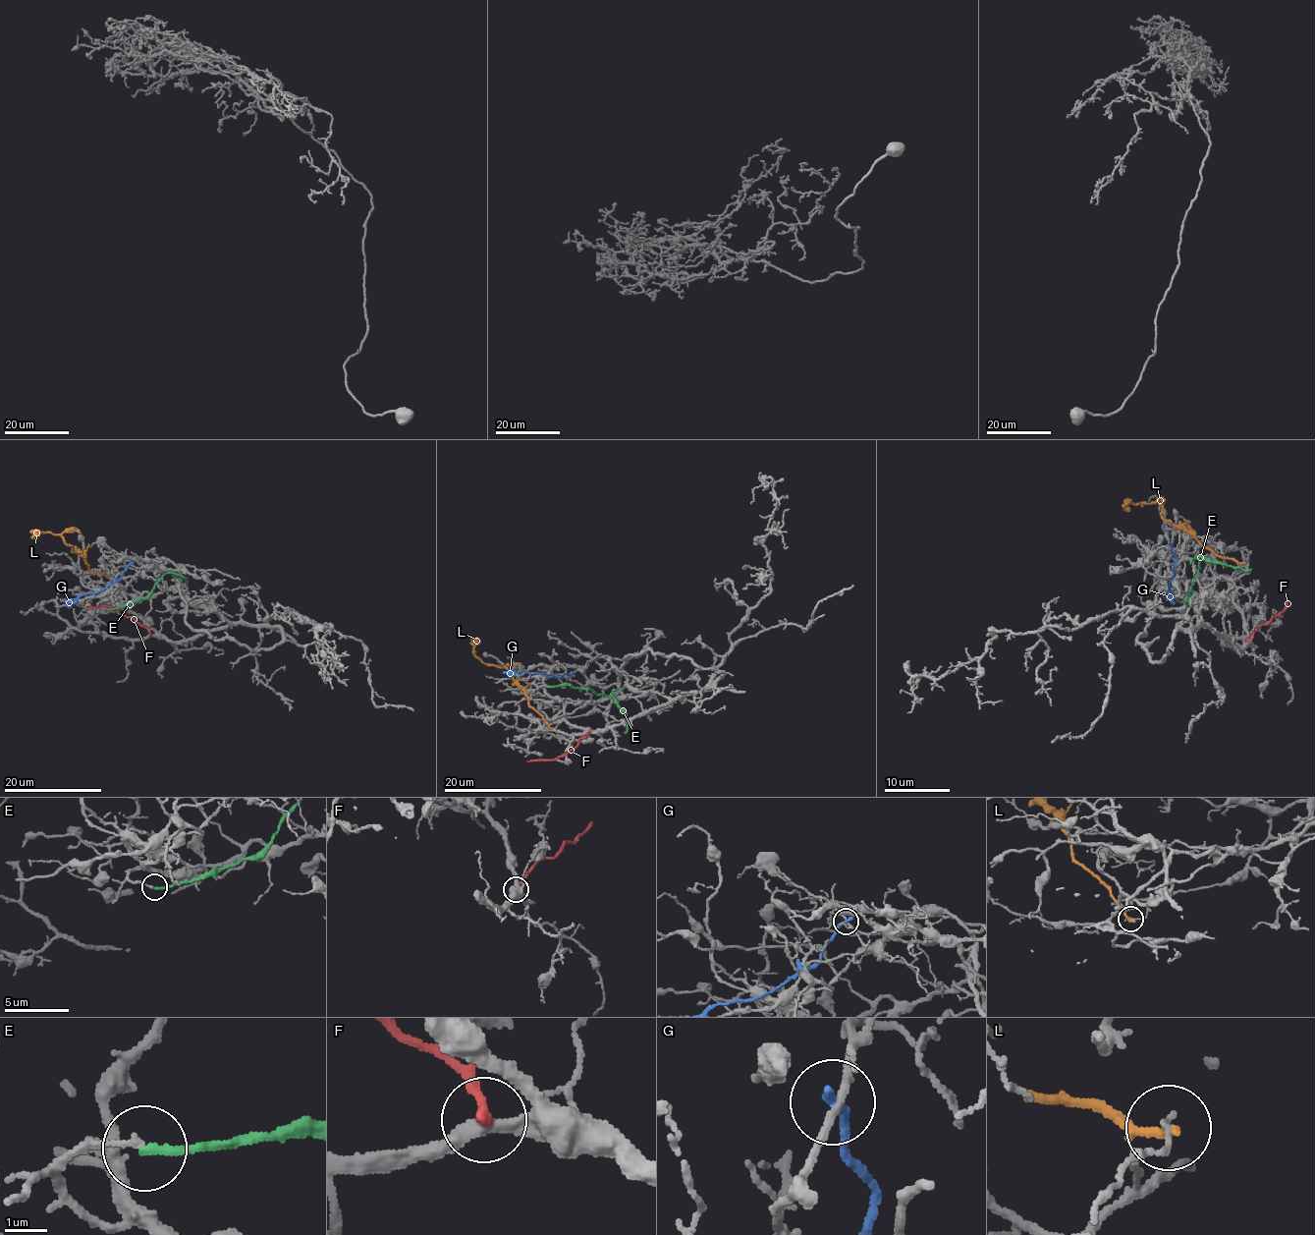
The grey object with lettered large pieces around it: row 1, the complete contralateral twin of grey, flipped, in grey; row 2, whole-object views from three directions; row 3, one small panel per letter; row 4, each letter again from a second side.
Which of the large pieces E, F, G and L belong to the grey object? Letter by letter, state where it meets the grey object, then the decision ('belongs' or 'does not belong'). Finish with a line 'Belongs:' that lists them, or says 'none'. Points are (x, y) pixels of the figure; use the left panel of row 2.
E: (107, 609) | does not belong
F: (150, 635) | does not belong
G: (131, 563) | does not belong
L: (110, 577) | does not belong
Belongs: none

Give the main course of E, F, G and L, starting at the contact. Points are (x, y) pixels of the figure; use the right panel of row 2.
E: (1188, 605), (1201, 556), (1250, 571)
F: (1247, 640), (1288, 603)
G: (1170, 544), (1175, 563), (1175, 574), (1169, 584), (1170, 595)
L: (1244, 563), (1216, 556), (1177, 525), (1165, 520), (1157, 502), (1129, 503), (1129, 512)

